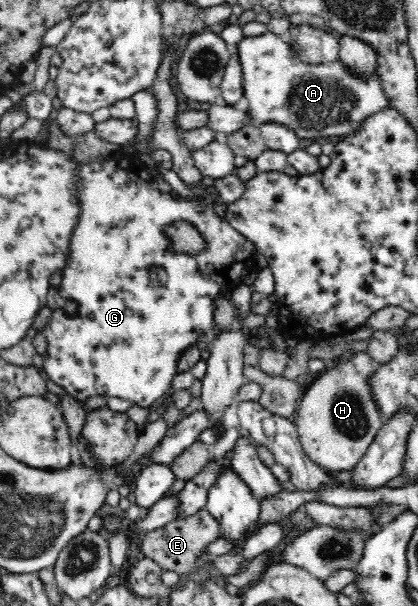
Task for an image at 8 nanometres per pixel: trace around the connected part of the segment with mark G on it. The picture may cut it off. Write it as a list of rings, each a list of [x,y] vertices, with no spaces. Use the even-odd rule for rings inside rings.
[[[112,157],[105,159],[105,161],[93,161],[93,163],[81,164],[75,182],[77,186],[77,198],[79,198],[79,209],[80,214],[75,224],[71,236],[71,243],[69,244],[69,263],[65,265],[63,269],[63,275],[61,281],[61,289],[58,293],[63,299],[69,299],[77,305],[77,311],[75,313],[67,313],[63,308],[57,308],[52,310],[51,317],[47,322],[47,325],[43,329],[47,340],[47,348],[43,357],[43,370],[46,376],[49,375],[57,385],[64,388],[67,394],[73,396],[76,400],[80,400],[85,403],[89,397],[93,395],[104,395],[108,397],[121,397],[125,401],[131,402],[134,406],[149,408],[153,403],[156,402],[171,386],[171,381],[177,372],[177,362],[181,353],[191,345],[196,345],[197,339],[211,327],[214,322],[214,311],[213,303],[217,299],[217,281],[219,277],[223,279],[223,273],[231,267],[231,263],[237,260],[237,265],[241,265],[241,271],[237,273],[237,277],[241,273],[245,273],[247,267],[254,265],[255,258],[254,254],[257,249],[253,242],[249,241],[244,235],[241,235],[235,228],[230,226],[230,223],[219,217],[214,211],[214,205],[216,202],[223,202],[230,204],[231,202],[238,201],[244,193],[245,182],[241,181],[237,177],[237,174],[227,175],[219,179],[215,179],[215,183],[212,186],[217,190],[219,194],[219,200],[204,204],[202,201],[206,199],[207,193],[204,193],[202,197],[195,197],[193,201],[186,201],[183,197],[175,197],[175,193],[163,193],[163,189],[157,189],[155,185],[147,185],[147,181],[135,179],[133,183],[133,177],[135,172],[132,168],[123,169],[121,165]],[[175,221],[189,221],[192,226],[197,229],[201,234],[206,248],[198,251],[197,255],[191,255],[190,253],[177,252],[173,250],[171,246],[171,240],[169,236],[165,234],[165,228],[169,227],[171,223]]]

